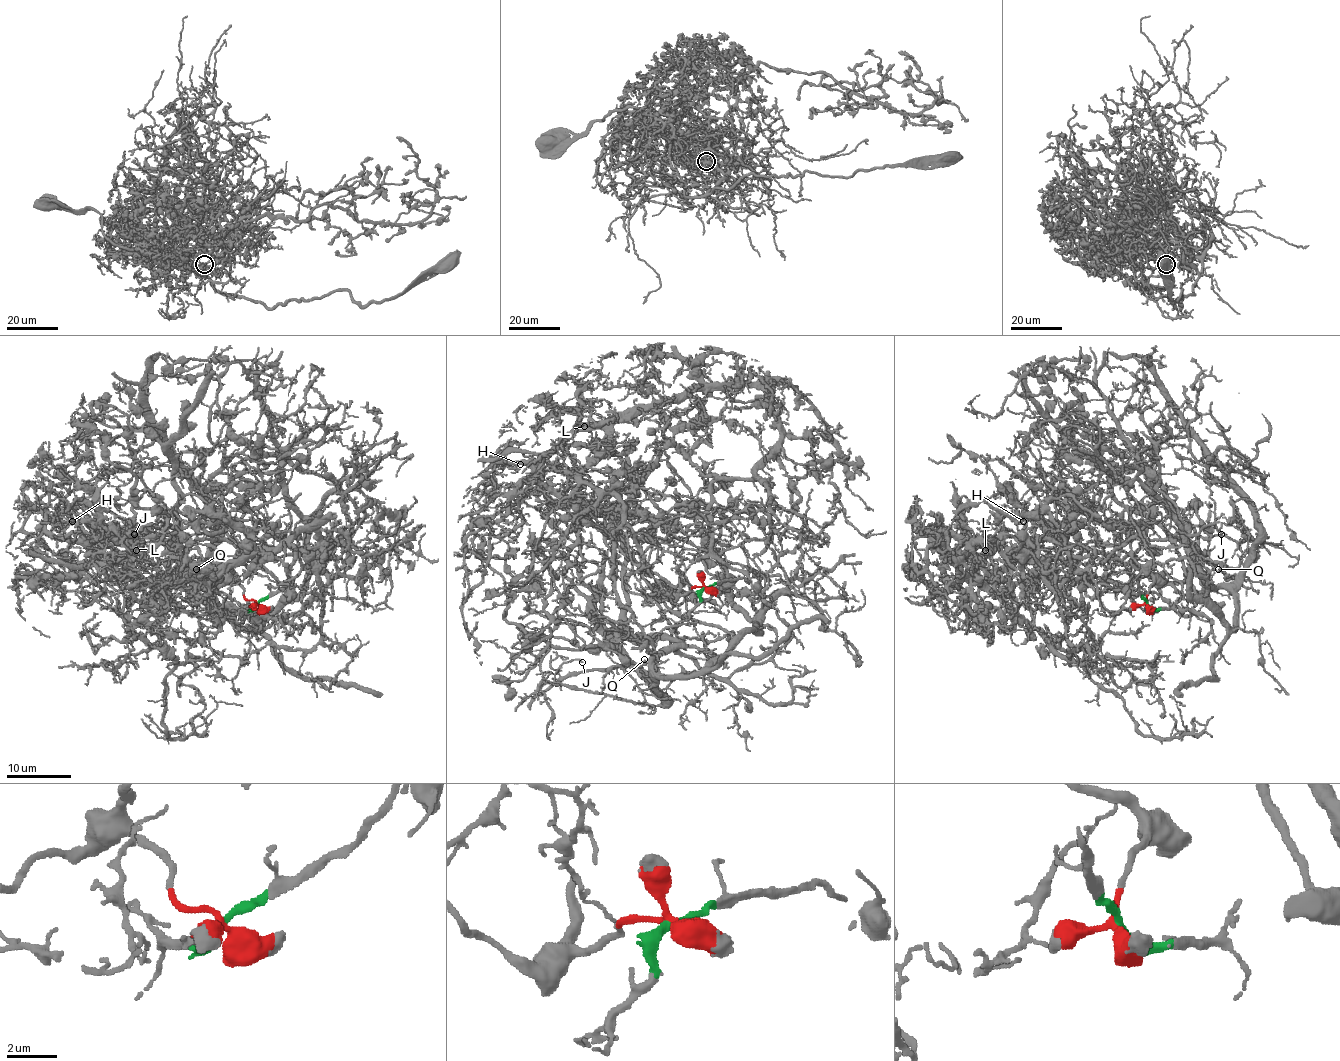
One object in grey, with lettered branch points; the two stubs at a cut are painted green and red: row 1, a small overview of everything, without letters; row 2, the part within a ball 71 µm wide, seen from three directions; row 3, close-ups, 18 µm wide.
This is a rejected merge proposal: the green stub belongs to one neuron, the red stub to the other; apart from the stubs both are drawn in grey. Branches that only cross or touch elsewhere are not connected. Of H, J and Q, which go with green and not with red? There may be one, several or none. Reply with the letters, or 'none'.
H

